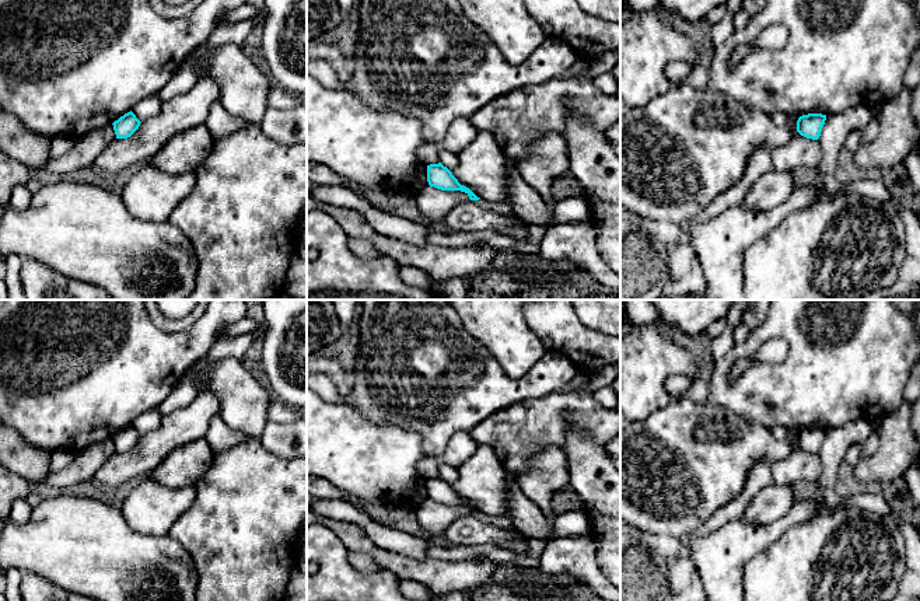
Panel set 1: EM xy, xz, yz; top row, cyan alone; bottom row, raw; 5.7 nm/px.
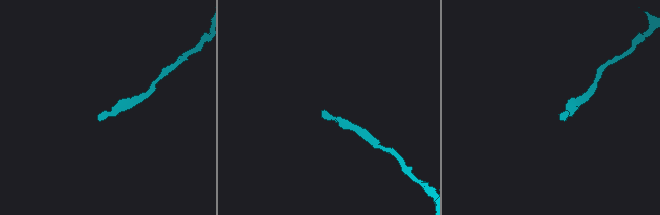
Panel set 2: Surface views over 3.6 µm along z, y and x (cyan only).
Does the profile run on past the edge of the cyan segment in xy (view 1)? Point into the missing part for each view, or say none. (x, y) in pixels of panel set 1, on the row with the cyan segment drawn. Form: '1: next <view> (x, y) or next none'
1: next none

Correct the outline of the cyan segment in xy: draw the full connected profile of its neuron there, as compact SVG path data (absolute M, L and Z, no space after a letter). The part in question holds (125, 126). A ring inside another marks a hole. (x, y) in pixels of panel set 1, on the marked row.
M132 111L125 113L112 123L116 139L130 137L139 129L140 123L141 122L136 118L136 115Z

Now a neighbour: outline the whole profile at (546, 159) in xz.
M545 133L527 146L527 153L517 160L524 181L543 196L545 202L555 205L550 193L556 178L569 171L569 146L563 133Z

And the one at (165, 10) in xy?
M148 0L151 8L164 18L189 15L203 0L188 0L183 4L167 4L164 0Z

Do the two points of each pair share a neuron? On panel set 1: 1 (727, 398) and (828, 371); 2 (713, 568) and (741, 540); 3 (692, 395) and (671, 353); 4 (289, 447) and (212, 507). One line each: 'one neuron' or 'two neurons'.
1: one neuron
2: one neuron
3: two neurons
4: two neurons

